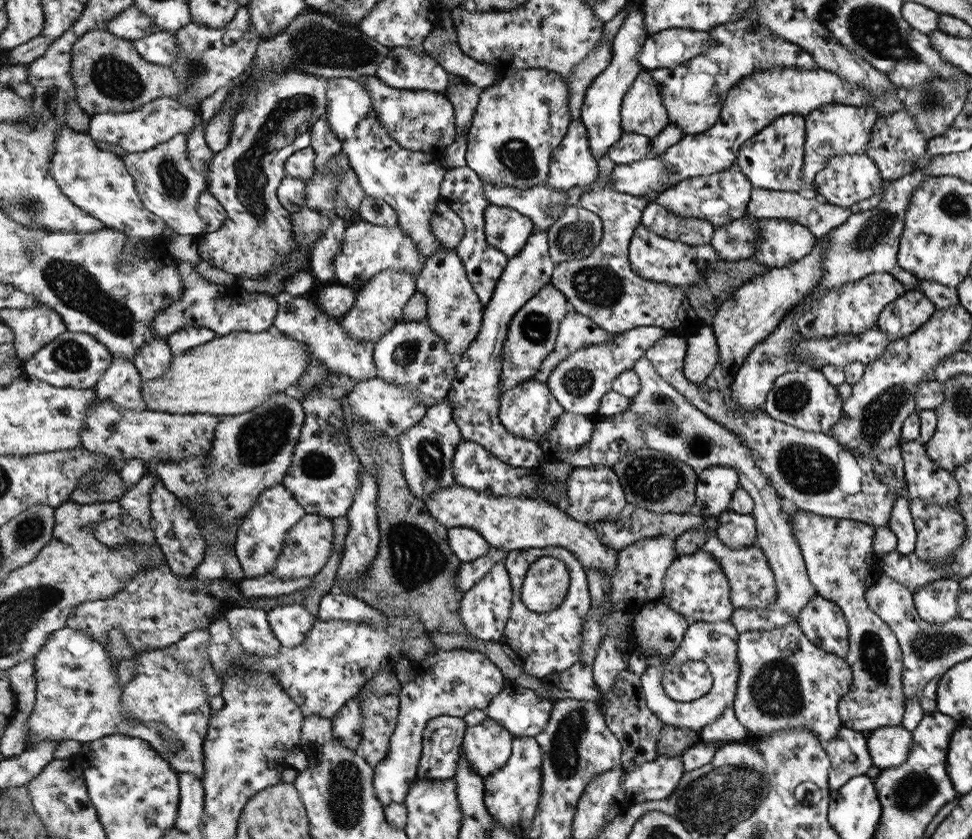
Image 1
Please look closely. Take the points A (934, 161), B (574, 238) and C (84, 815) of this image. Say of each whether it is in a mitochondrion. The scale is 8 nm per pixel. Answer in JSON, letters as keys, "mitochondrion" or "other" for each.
{"A":"other","B":"mitochondrion","C":"other"}

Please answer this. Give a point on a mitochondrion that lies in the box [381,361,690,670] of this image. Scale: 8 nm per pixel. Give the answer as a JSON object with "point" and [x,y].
{"point":[651,478]}

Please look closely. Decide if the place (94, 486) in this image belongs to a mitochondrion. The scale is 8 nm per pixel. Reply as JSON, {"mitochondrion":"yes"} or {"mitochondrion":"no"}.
{"mitochondrion":"yes"}

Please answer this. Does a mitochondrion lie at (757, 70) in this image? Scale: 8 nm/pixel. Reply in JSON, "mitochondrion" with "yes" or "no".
{"mitochondrion":"no"}

